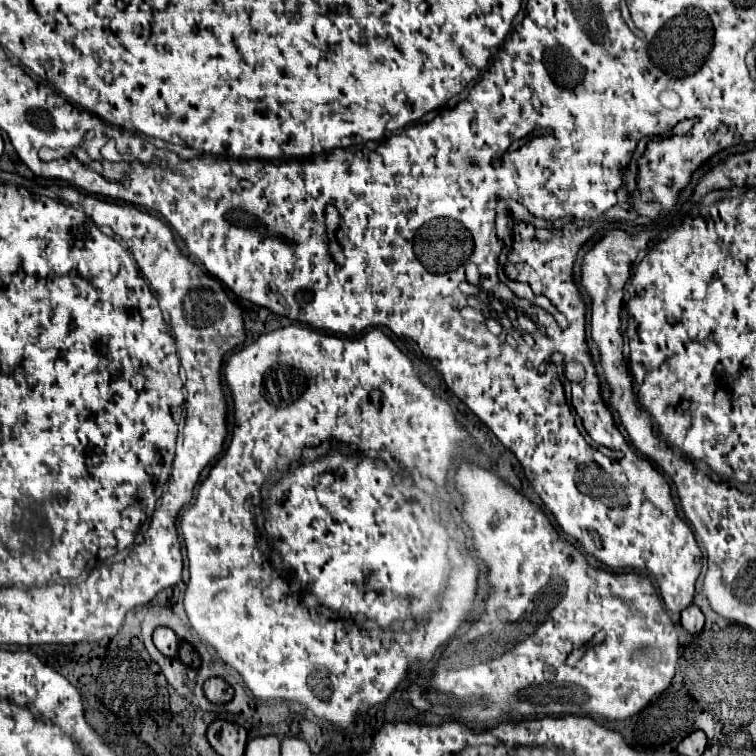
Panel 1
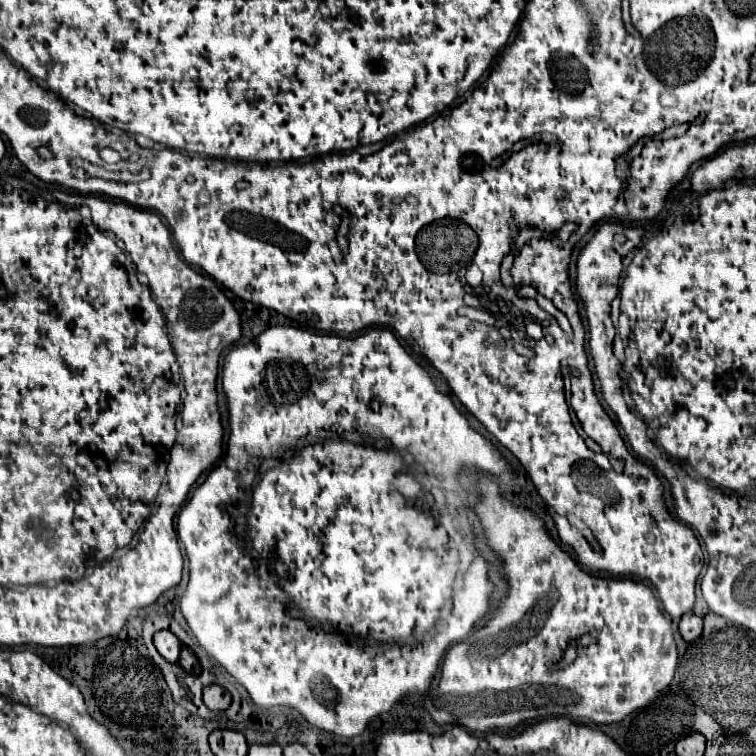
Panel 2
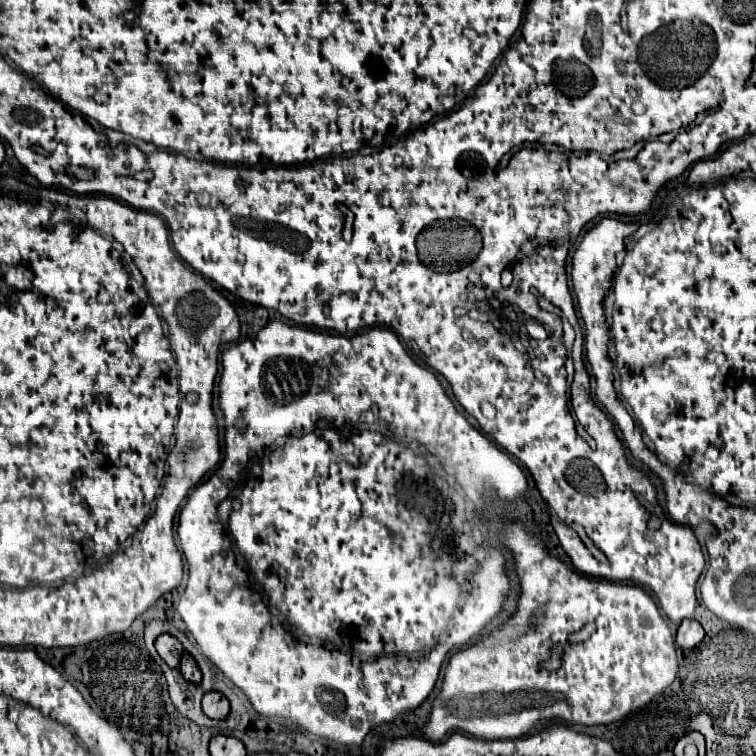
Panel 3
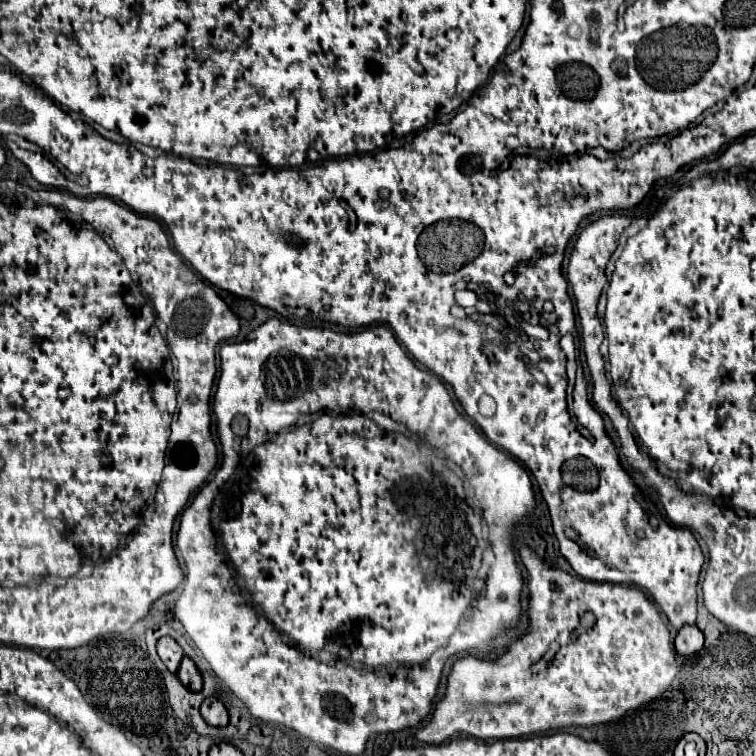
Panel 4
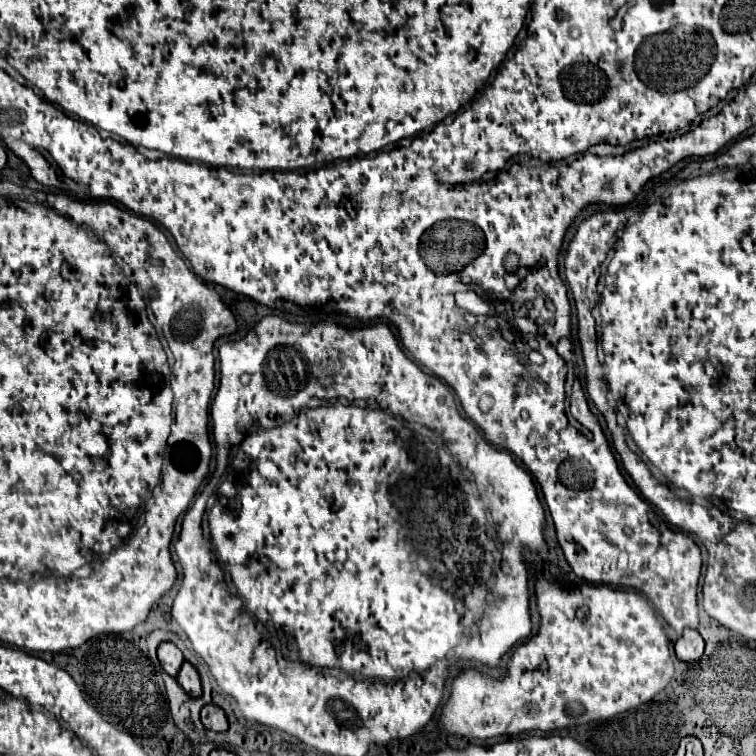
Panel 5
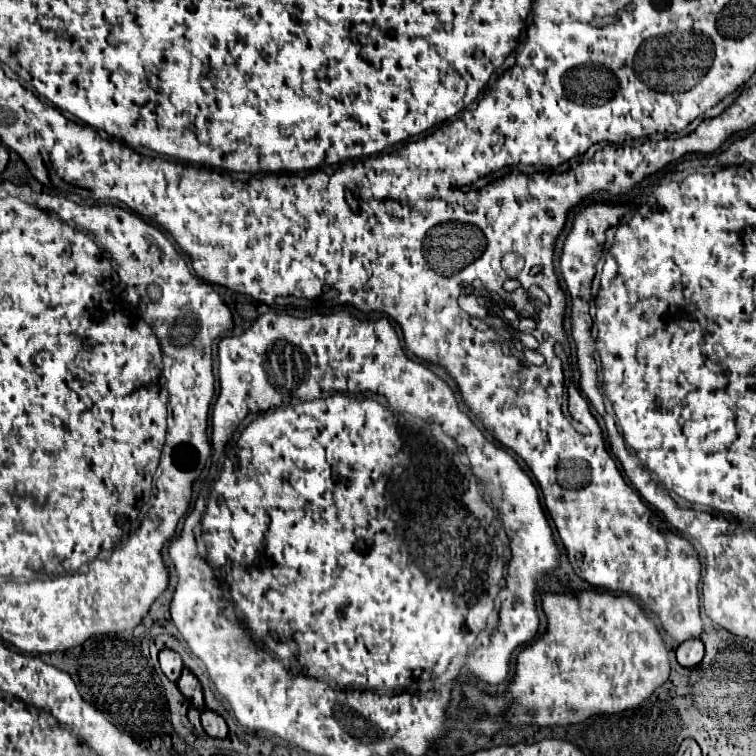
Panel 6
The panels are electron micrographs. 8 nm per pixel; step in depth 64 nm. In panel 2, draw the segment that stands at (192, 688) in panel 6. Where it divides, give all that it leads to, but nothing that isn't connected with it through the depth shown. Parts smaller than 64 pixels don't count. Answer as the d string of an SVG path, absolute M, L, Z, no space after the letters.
M182 646L182 652L180 652L180 658L178 658L178 664L186 670L186 672L190 672L190 674L194 674L200 666L198 666L198 658L196 658L196 654L188 648L188 646Z

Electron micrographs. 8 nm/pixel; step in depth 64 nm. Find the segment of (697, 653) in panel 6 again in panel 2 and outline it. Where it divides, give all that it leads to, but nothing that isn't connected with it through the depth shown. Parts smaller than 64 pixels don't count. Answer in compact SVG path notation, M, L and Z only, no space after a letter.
M686 612L680 620L680 634L684 636L684 640L692 642L702 634L702 618L696 616L694 612Z

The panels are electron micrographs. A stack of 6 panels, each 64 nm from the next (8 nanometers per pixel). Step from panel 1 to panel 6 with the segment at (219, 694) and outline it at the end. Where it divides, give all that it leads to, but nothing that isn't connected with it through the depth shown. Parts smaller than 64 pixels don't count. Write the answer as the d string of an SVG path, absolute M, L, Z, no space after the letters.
M208 708L202 710L202 726L204 726L206 734L216 736L216 738L226 738L226 734L228 734L228 726L226 726L224 718L218 712L208 710Z

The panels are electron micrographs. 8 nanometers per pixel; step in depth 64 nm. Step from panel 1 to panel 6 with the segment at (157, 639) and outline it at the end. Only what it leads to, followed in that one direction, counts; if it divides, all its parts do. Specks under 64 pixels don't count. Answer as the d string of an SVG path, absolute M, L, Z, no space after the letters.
M164 648L160 652L160 666L162 666L162 672L168 676L168 680L176 682L180 672L182 672L182 668L184 668L184 662L180 660L178 652L174 652L170 648Z

